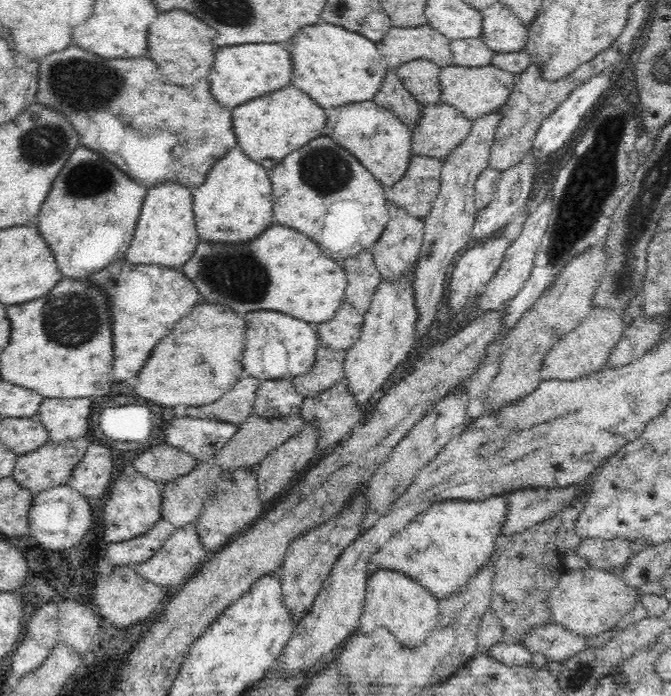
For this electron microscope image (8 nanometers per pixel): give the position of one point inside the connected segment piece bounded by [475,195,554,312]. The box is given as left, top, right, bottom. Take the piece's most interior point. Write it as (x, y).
(519, 259)

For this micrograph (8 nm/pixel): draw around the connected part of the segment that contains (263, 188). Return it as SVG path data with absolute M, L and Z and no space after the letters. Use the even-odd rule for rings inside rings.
M239 146L228 150L228 154L210 168L202 186L190 189L196 228L201 240L206 242L248 244L250 240L258 238L270 224L276 223L270 171L248 158Z

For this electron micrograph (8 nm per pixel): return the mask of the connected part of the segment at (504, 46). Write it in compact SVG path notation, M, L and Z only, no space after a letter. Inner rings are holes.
M496 3L481 11L482 34L480 37L496 53L516 52L524 49L529 30L512 9Z

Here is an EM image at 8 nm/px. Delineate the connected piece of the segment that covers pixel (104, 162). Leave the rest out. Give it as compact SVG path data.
M80 146L70 154L36 224L48 247L54 250L56 265L64 277L90 276L125 258L134 238L146 190L106 157L86 146Z

